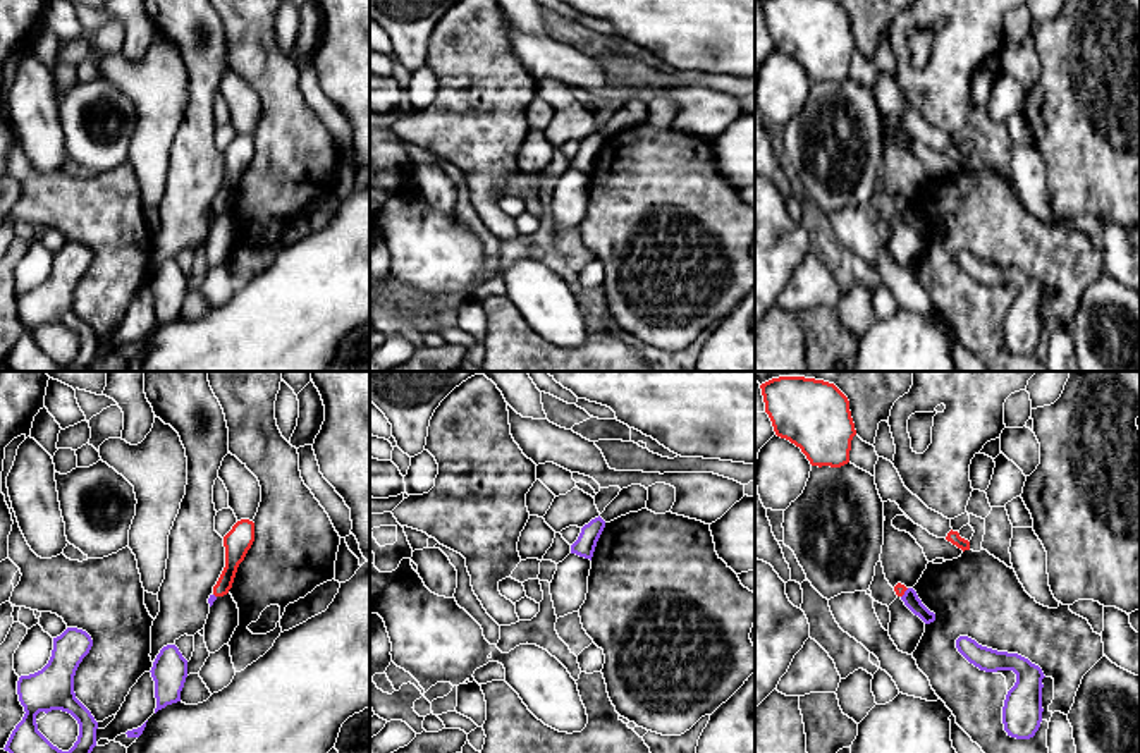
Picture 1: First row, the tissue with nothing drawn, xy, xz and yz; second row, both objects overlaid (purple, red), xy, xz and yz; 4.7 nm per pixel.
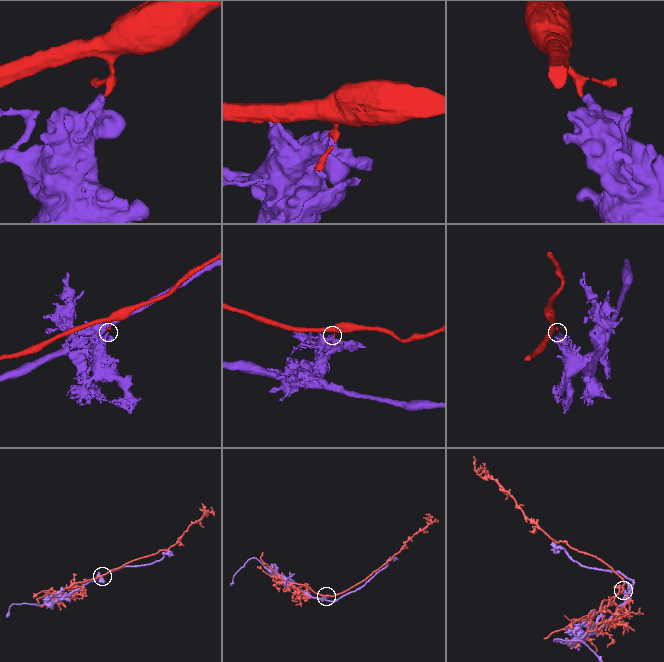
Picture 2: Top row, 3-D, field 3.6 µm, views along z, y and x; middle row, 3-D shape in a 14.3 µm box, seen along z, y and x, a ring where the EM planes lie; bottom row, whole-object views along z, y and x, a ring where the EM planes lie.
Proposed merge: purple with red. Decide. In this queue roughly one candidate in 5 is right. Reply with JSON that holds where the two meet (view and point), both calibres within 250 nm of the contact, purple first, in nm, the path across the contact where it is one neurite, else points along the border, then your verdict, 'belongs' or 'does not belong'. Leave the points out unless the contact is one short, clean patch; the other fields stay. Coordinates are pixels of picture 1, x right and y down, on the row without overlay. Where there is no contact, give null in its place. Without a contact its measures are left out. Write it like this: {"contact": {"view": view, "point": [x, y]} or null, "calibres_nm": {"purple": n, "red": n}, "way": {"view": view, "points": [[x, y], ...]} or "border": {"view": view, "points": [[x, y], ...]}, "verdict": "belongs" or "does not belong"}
{"contact": {"view": "yz", "point": [905, 208]}, "calibres_nm": {"purple": 70, "red": 50}, "border": {"view": "yz", "points": [[908, 203], [901, 212]]}, "verdict": "does not belong"}

